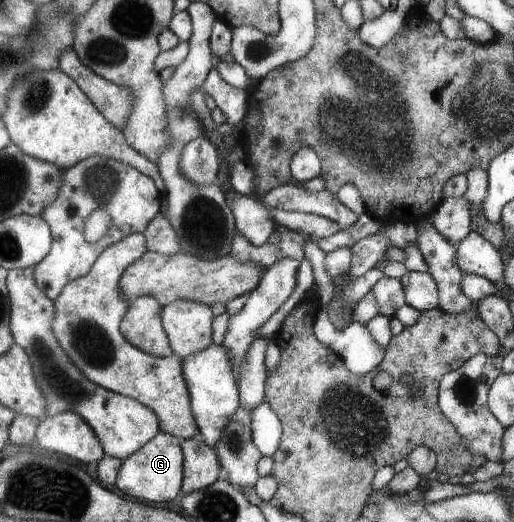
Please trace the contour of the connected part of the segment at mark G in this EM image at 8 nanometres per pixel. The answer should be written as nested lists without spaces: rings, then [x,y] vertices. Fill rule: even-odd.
[[[160,431],[148,444],[144,444],[128,459],[123,460],[115,481],[116,487],[135,500],[165,505],[174,497],[181,495],[182,482],[185,479],[184,461],[182,439]]]

